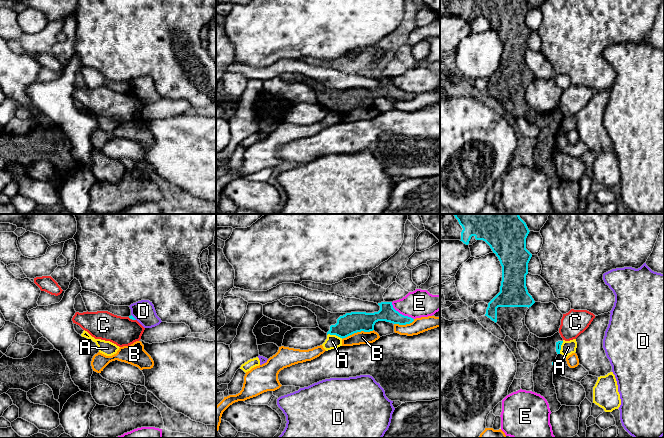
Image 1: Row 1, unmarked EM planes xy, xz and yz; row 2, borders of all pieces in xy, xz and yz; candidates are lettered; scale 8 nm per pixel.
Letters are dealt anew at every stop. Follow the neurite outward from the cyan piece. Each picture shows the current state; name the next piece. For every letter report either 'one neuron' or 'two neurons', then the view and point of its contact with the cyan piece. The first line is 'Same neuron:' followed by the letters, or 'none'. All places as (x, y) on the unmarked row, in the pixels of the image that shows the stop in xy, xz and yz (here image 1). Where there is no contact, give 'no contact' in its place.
Same neuron: none
A: two neurons; meets cyan in xz at (335, 110)
B: two neurons; meets cyan in xz at (357, 107)
C: two neurons; meets cyan in xy at (132, 95)
D: two neurons; meets cyan in xy at (133, 93)
E: two neurons; meets cyan in xz at (401, 90)

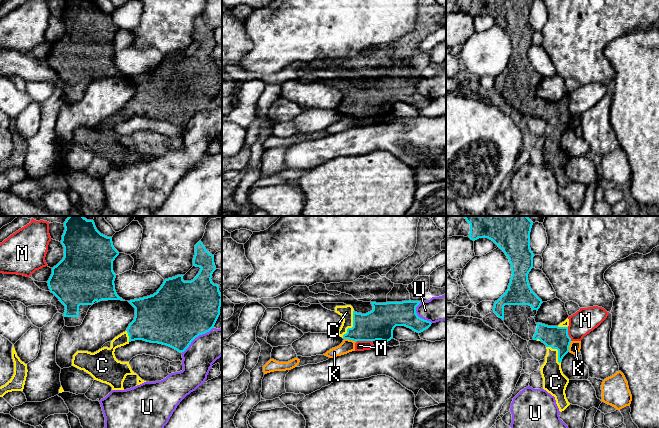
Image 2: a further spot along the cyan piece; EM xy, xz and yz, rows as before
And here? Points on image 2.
Same neuron: C
C: one neuron; meets cyan in xz at (353, 101)
K: two neurons; meets cyan in xz at (350, 115)
M: two neurons; meets cyan in xz at (363, 116)
U: two neurons; meets cyan in xy at (196, 112)

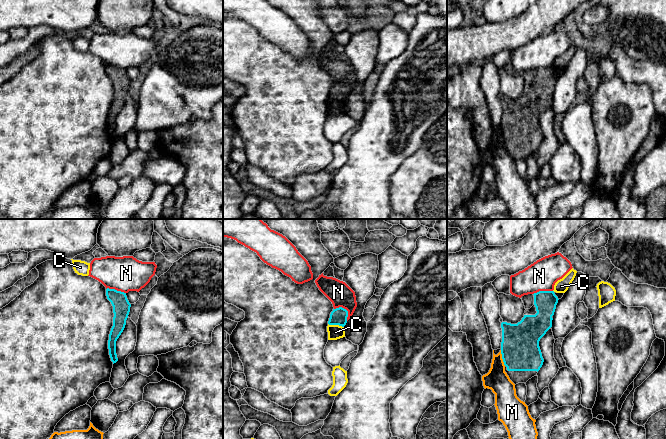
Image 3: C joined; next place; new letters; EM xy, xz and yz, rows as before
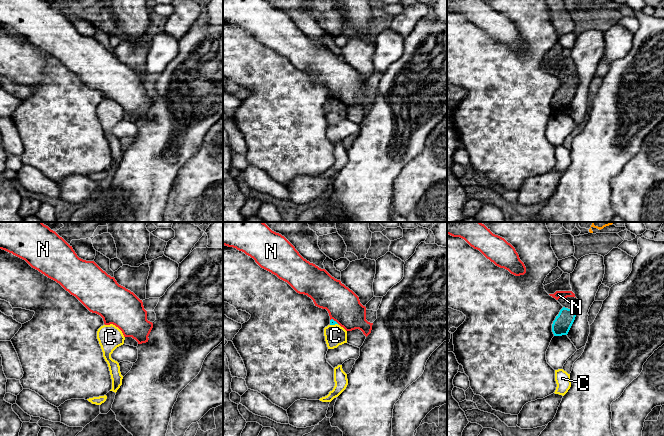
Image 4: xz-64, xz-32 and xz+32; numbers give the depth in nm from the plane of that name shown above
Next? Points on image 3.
Same neuron: none
C: two neurons; meets cyan in xz at (336, 100)
M: two neurons; meets cyan in yz at (502, 134)
N: two neurons; meets cyan in xz at (345, 85)

